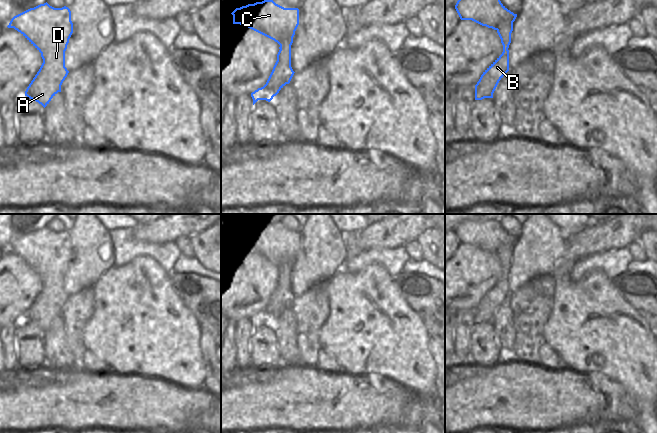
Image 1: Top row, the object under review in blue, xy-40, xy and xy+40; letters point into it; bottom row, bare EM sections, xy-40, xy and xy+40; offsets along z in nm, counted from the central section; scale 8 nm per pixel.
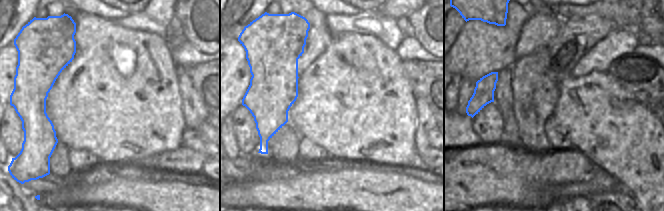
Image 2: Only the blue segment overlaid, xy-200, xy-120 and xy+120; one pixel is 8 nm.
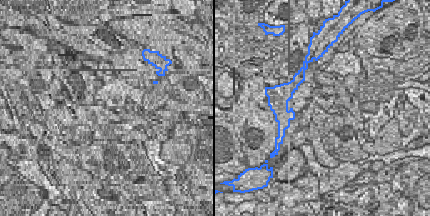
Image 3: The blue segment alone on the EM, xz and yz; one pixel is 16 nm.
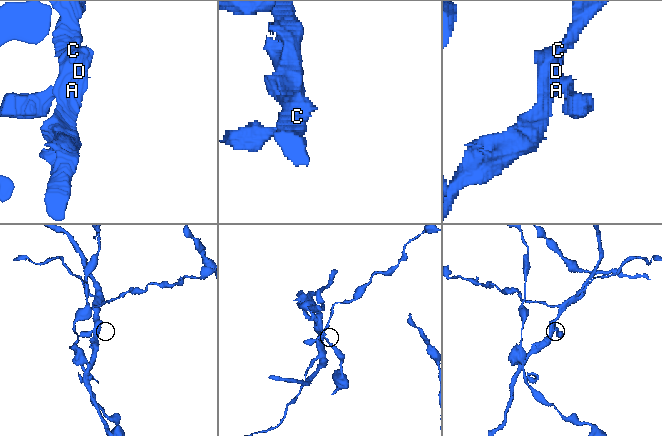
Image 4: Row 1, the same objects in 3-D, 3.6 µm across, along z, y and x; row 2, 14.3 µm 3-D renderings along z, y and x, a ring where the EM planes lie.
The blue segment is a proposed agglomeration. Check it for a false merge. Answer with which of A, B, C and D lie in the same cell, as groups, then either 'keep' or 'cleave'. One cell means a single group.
A C D / B; cleave

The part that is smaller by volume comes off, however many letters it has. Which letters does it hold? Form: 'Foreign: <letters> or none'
Foreign: B

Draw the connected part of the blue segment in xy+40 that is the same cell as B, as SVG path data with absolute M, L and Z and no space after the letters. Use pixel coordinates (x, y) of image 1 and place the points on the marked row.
M501 54L481 75L475 85L475 100L493 98L493 93L499 81L507 73L507 59Z

